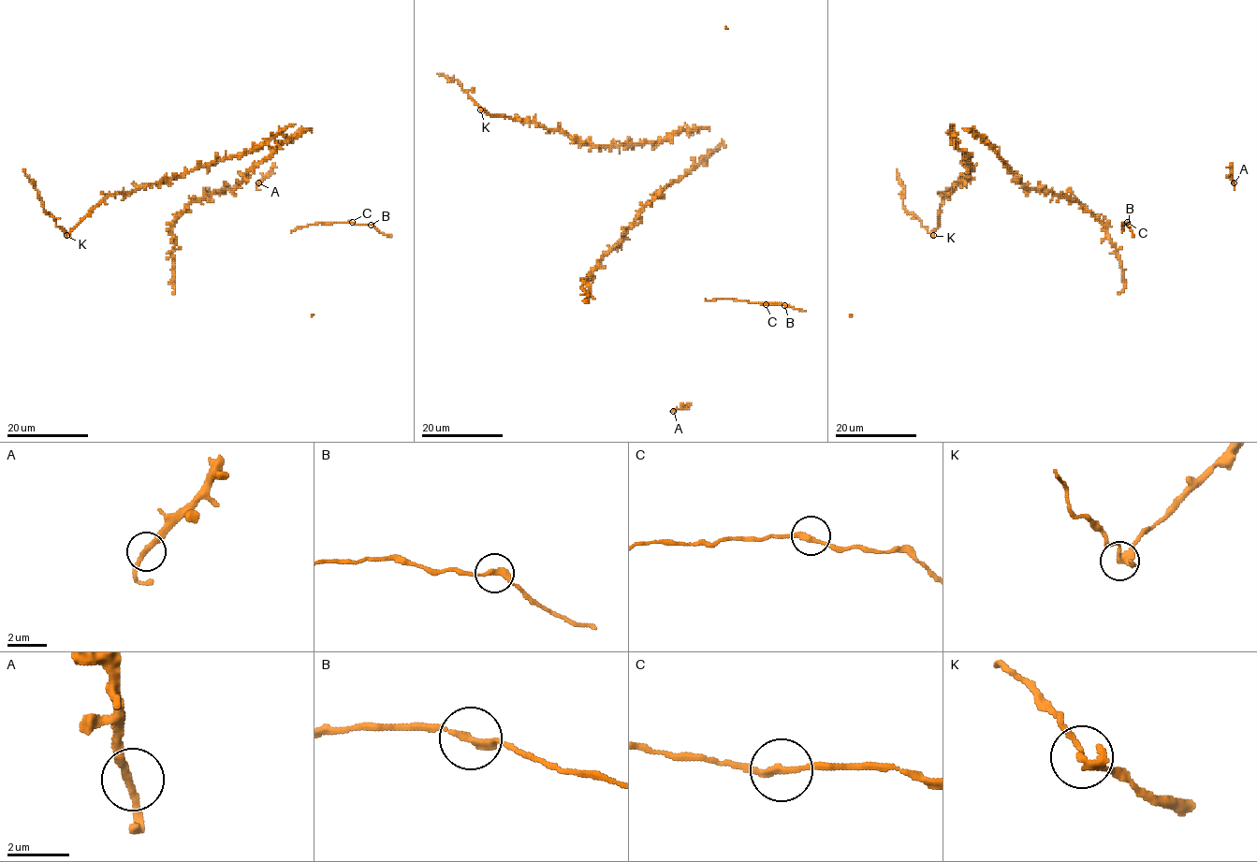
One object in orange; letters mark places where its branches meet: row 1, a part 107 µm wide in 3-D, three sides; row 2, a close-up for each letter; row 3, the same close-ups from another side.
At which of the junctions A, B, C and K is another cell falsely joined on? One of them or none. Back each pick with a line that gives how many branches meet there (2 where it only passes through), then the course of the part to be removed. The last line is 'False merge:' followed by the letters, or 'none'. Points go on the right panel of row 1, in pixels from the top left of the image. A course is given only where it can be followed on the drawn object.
K: 2 | (933, 235), (913, 212), (906, 211), (903, 185), (898, 180), (896, 168)
False merge: K

